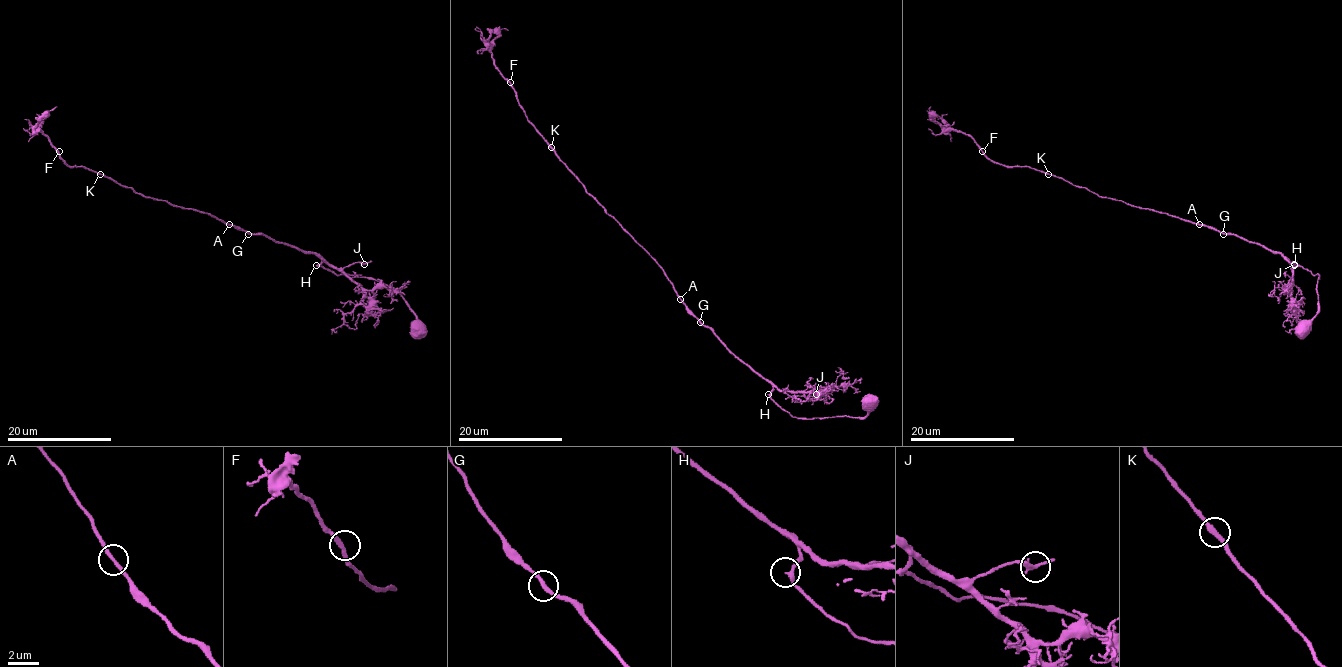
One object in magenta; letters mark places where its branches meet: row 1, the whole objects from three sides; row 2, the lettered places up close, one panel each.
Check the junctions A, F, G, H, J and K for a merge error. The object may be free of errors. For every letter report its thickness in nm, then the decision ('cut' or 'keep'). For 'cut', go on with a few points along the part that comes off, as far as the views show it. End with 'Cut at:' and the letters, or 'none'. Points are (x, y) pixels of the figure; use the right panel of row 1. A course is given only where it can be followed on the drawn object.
A: calibre 260 nm; keep
F: calibre 240 nm; keep
G: calibre 260 nm; keep
H: calibre 240 nm; keep
J: calibre 260 nm; keep
K: calibre 260 nm; keep
Cut at: none

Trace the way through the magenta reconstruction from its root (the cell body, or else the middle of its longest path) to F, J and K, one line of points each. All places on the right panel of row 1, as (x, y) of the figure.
F: (1302, 330), (1318, 311), (1318, 274), (1236, 235), (1100, 197), (1029, 167), (1006, 167), (982, 151)
J: (1302, 330), (1307, 329), (1307, 322), (1318, 311), (1319, 277), (1288, 262), (1292, 268), (1292, 262), (1294, 264)
K: (1302, 330), (1307, 329), (1318, 311), (1318, 274), (1236, 235), (1100, 197), (1048, 174)

